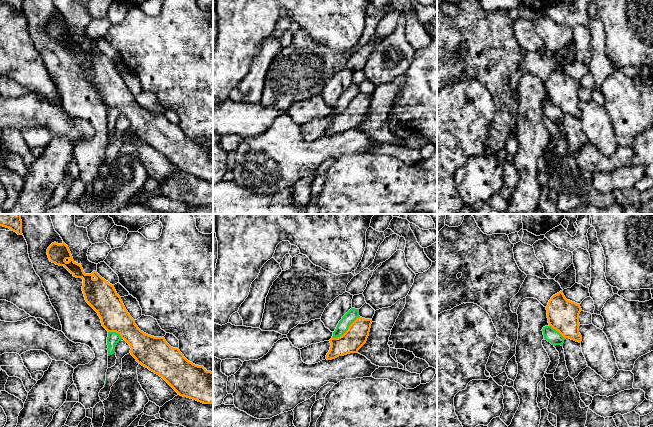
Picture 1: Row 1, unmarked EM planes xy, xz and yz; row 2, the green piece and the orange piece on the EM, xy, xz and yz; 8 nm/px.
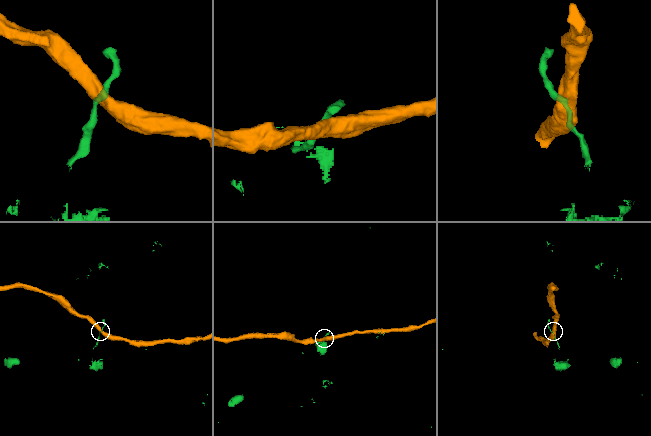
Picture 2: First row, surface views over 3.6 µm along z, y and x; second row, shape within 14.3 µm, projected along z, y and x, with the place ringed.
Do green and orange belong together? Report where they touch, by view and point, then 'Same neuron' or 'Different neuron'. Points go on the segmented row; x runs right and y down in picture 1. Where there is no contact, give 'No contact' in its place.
Touches green at xz (346, 330). Different neuron

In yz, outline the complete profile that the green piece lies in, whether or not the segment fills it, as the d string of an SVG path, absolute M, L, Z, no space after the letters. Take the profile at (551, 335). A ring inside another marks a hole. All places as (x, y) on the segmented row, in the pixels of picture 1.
M545 326L542 329L544 339L550 342L552 345L561 345L563 346L565 338L551 326Z

